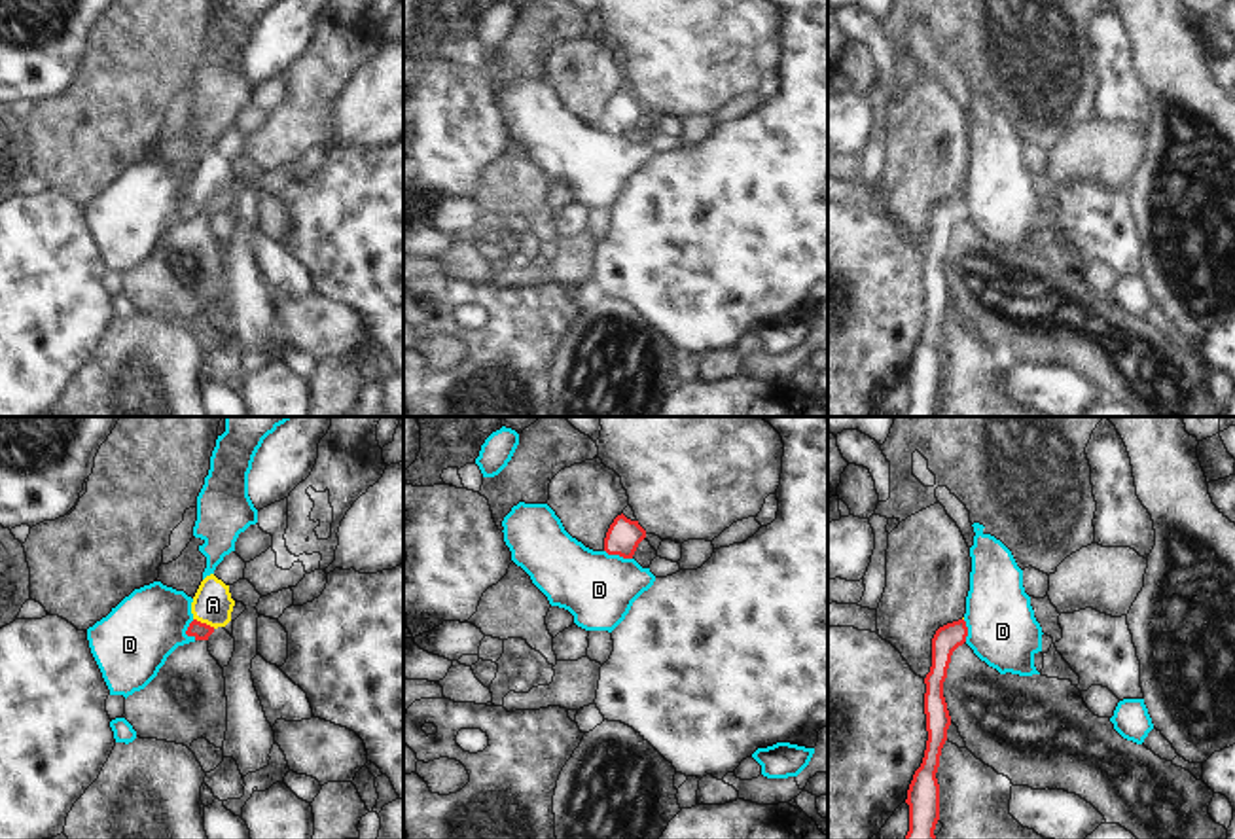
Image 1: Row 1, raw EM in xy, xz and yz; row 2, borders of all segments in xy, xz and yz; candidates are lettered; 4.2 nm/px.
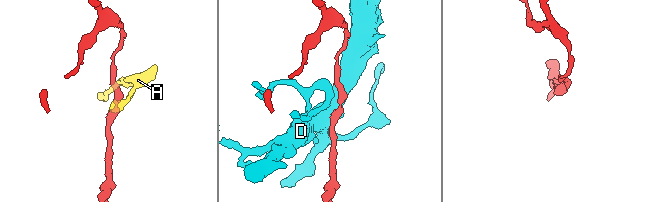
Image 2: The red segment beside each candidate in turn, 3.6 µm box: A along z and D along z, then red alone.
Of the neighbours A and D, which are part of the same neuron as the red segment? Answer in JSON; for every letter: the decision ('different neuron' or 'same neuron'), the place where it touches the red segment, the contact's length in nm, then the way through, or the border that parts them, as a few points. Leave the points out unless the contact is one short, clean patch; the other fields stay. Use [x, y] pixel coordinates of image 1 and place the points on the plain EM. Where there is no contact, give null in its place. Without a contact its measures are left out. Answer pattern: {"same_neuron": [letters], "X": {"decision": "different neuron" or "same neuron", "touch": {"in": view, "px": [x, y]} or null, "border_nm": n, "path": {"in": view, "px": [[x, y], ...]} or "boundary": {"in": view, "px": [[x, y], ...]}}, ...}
{"same_neuron": ["A"], "A": {"decision": "same neuron", "touch": {"in": "xy", "px": [205, 199]}, "border_nm": 100, "path": {"in": "xy", "px": [[201, 207], [205, 199], [213, 180]]}}, "D": {"decision": "different neuron", "touch": {"in": "xz", "px": [618, 129]}, "border_nm": 130, "boundary": {"in": "xz", "px": [[605, 125], [631, 135]]}}}

